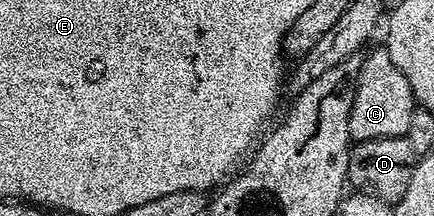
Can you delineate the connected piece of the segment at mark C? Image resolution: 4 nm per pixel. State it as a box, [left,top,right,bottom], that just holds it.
[349,50,415,143]

